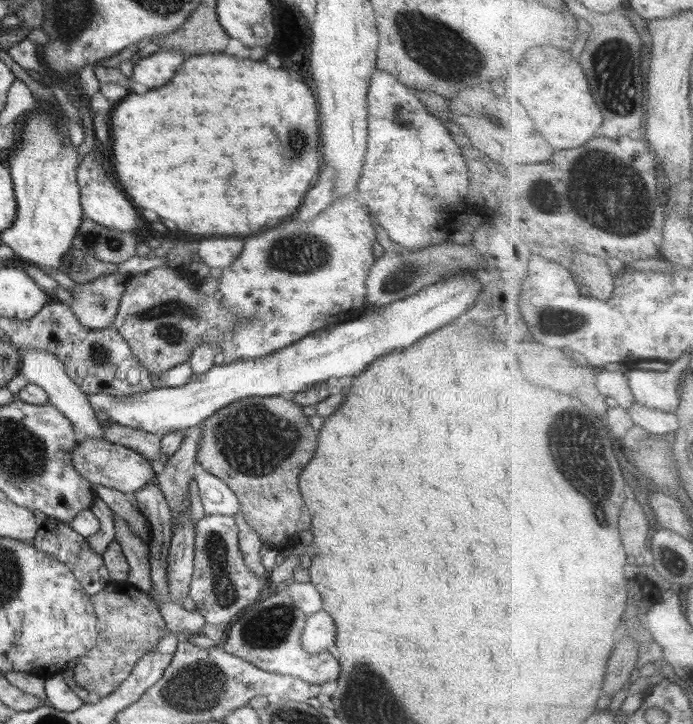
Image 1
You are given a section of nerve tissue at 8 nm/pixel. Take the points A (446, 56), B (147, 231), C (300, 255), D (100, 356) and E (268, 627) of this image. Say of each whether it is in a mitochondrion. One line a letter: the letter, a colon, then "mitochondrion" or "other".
A: mitochondrion
B: other
C: mitochondrion
D: mitochondrion
E: mitochondrion

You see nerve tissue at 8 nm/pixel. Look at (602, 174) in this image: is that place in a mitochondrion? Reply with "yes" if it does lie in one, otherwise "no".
yes

